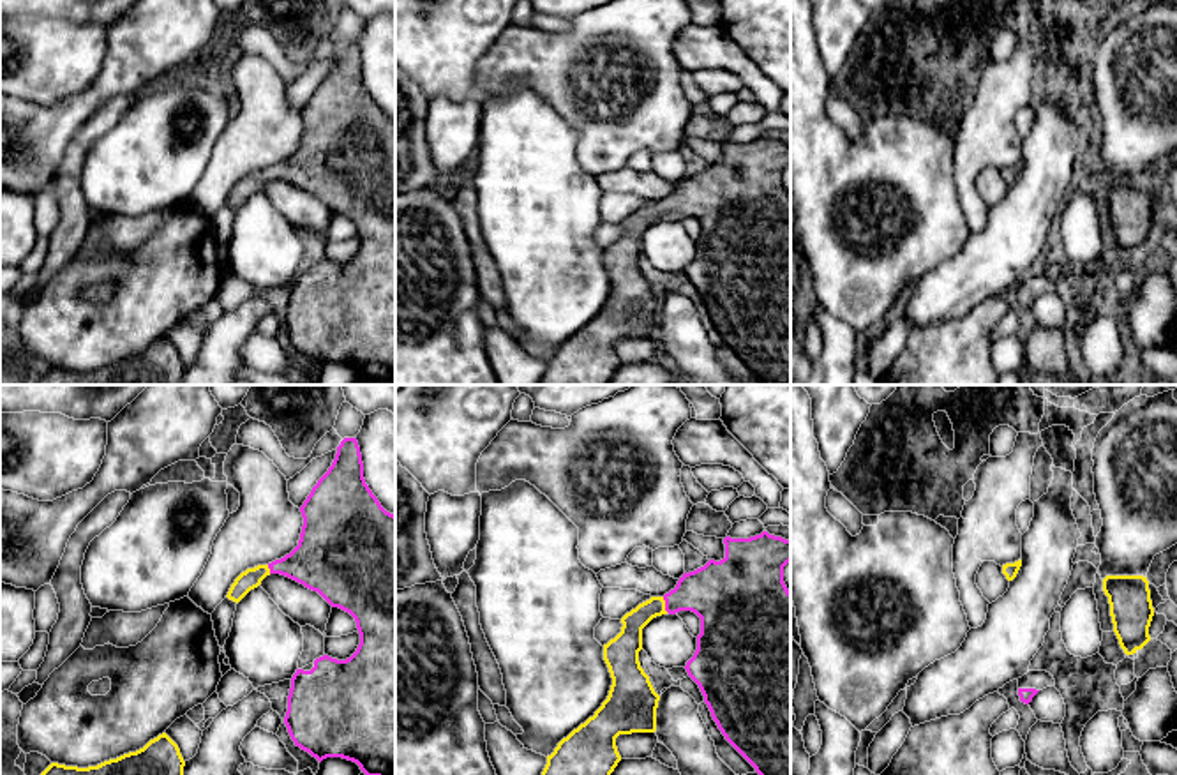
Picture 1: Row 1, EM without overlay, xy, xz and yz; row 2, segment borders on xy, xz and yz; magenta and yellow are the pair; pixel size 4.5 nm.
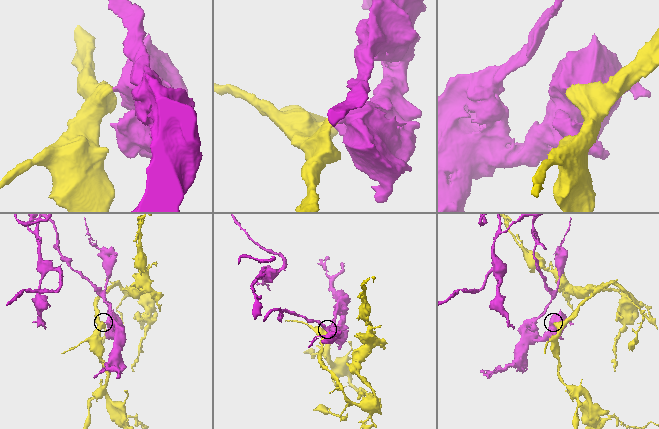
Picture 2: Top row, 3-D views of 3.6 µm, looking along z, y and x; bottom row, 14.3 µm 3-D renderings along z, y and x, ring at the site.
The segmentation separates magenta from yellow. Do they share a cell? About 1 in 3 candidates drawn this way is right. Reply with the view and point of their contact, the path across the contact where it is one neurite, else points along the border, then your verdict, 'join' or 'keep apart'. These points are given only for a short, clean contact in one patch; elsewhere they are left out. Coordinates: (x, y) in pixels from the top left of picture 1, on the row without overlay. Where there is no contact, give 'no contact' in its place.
meets magenta in xz at (666, 209); join

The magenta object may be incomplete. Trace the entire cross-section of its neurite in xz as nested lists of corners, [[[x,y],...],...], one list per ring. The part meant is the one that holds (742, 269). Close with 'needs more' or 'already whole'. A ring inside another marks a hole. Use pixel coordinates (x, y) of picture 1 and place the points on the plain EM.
[[[762,136],[750,143],[725,141],[723,148],[723,164],[685,177],[674,194],[651,201],[621,222],[621,237],[603,249],[612,282],[609,300],[547,360],[540,385],[609,385],[621,365],[616,342],[656,335],[660,300],[639,267],[642,233],[656,221],[679,215],[701,222],[697,254],[685,274],[699,290],[718,334],[764,385],[791,385],[791,196],[783,187],[791,145]]]; needs more

